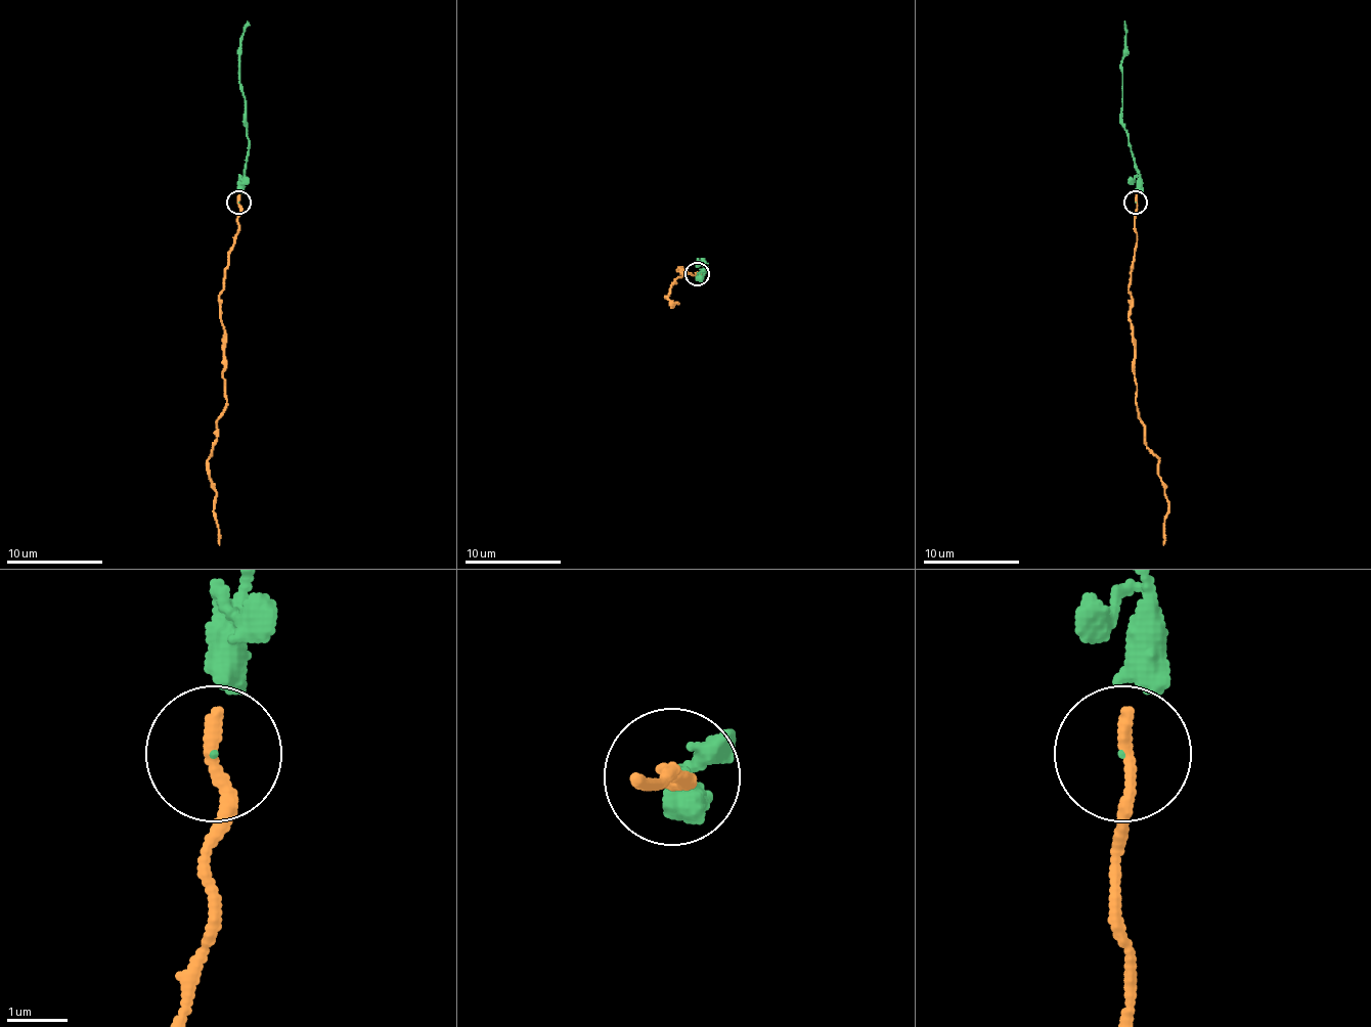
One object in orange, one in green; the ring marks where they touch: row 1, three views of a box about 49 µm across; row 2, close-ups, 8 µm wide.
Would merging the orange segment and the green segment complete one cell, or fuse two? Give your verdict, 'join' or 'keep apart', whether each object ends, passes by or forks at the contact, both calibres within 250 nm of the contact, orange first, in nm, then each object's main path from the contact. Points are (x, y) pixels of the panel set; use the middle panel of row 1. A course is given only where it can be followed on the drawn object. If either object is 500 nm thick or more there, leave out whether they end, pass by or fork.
join; orange ends there; green ends there; 240 nm thick on the orange side, 30 nm on the other; orange runs (698, 274), (678, 267), (686, 274), (675, 279), (666, 296), (673, 306), (678, 301); green runs (698, 274), (702, 277), (707, 267), (702, 260), (698, 260), (707, 262)

